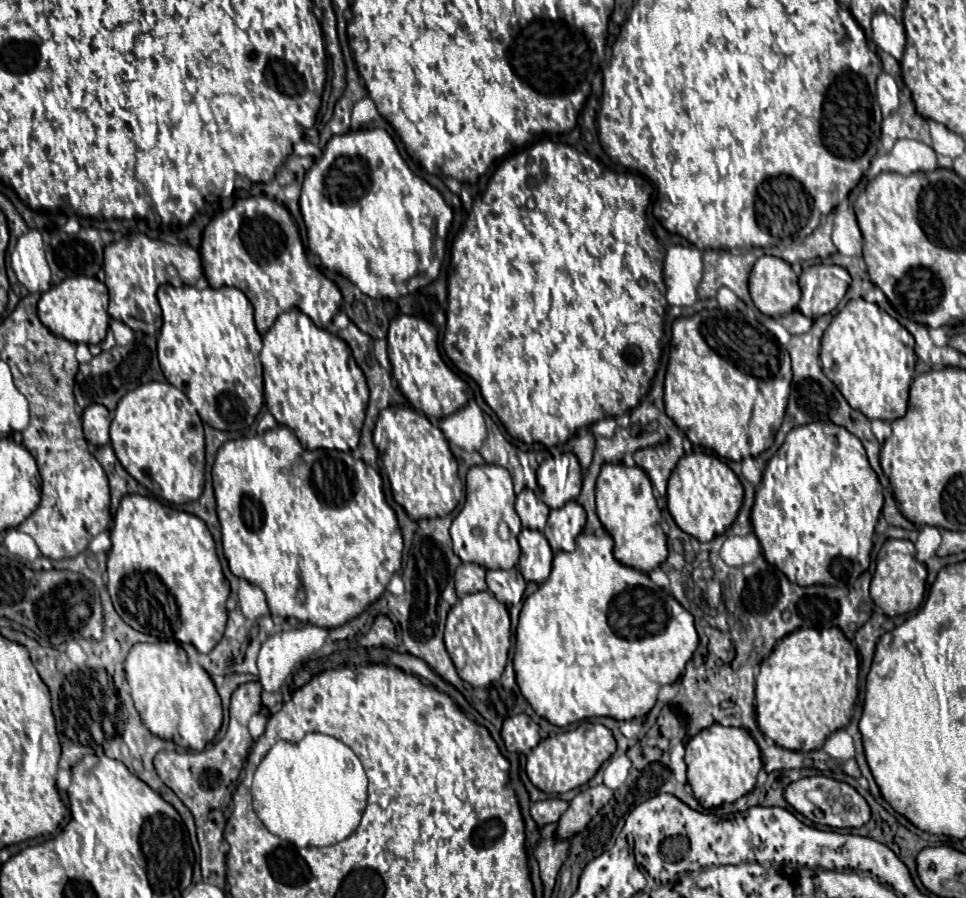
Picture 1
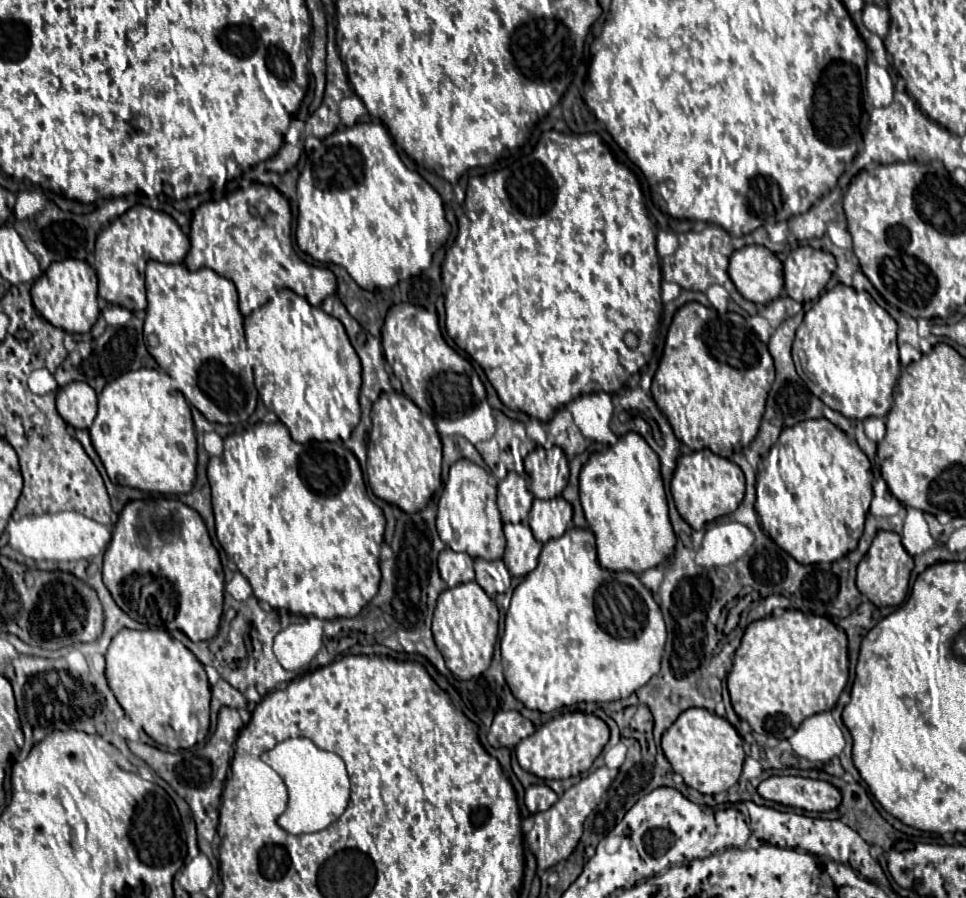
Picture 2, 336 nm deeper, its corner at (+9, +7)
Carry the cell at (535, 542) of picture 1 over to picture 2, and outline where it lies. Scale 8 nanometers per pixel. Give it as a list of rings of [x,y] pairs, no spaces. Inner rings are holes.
[[[505,524],[503,532],[507,538],[503,562],[507,570],[511,570],[511,576],[521,578],[535,570],[541,544],[531,534],[531,528],[527,524]]]

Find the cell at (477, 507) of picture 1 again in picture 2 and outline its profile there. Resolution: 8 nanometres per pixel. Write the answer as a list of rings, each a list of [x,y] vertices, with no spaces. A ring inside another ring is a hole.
[[[457,460],[449,470],[439,500],[437,532],[451,550],[467,552],[471,558],[495,560],[503,556],[505,536],[501,514],[497,510],[497,480],[471,460]]]

